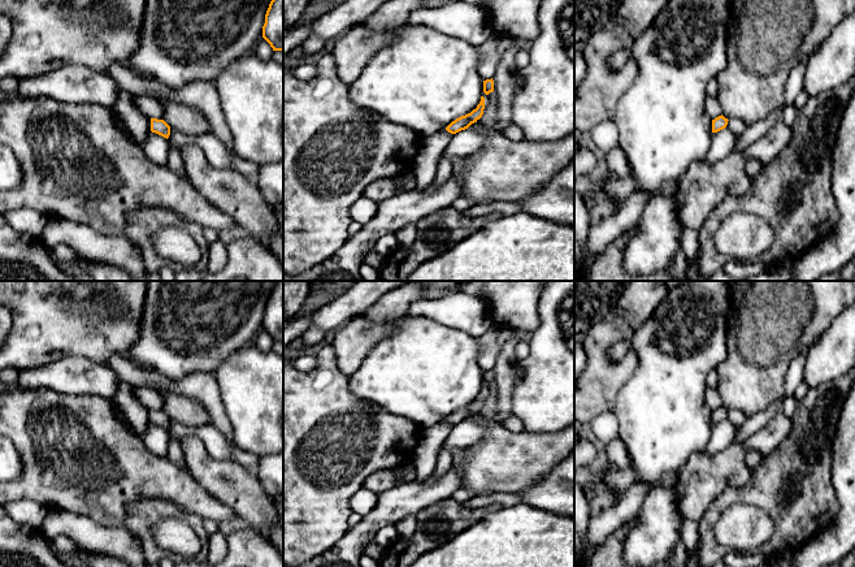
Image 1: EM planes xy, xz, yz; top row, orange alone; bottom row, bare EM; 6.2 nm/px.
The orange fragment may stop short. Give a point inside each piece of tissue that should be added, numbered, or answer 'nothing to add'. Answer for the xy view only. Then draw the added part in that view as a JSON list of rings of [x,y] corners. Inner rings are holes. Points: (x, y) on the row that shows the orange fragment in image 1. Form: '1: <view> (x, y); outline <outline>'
nothing to add

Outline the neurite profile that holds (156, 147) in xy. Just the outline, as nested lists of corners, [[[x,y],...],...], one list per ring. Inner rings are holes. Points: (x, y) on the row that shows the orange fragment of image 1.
[[[149,133],[147,140],[140,144],[144,153],[157,165],[168,164],[168,153],[172,144],[169,140],[156,133]]]

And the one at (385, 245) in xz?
[[[386,234],[377,241],[374,251],[382,256],[387,256],[396,247],[398,247],[396,237],[394,234]]]

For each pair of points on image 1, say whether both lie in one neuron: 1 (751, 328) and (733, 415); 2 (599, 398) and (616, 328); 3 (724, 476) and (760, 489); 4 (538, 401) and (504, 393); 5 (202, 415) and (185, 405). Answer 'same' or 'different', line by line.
1: different
2: same
3: different
4: different
5: same

